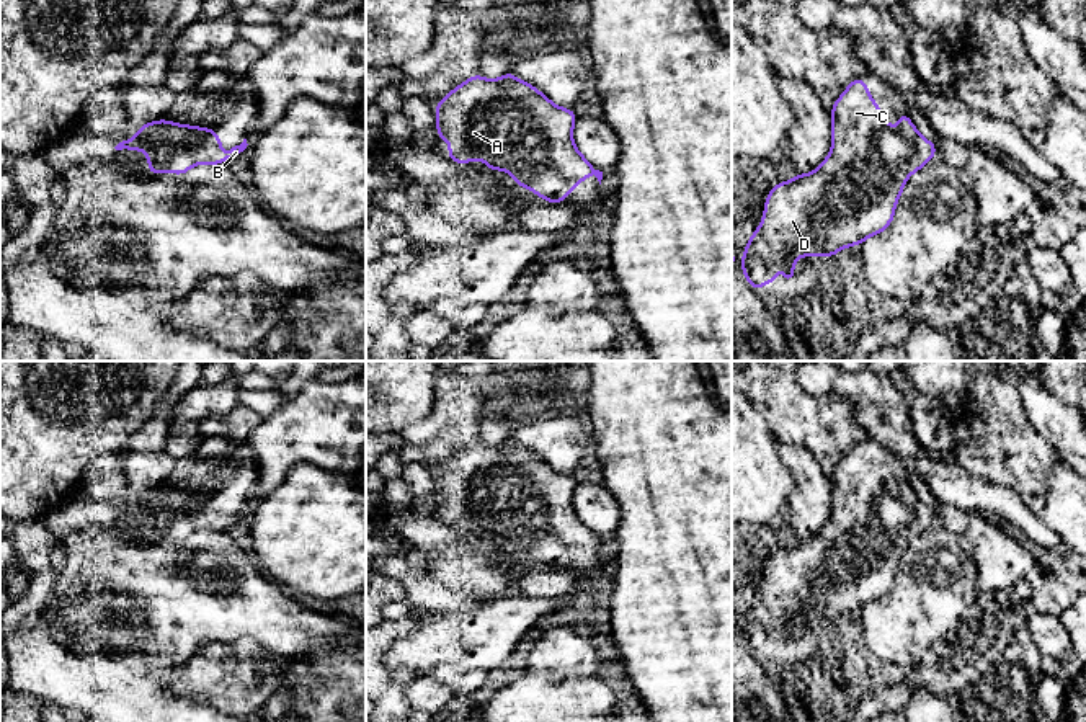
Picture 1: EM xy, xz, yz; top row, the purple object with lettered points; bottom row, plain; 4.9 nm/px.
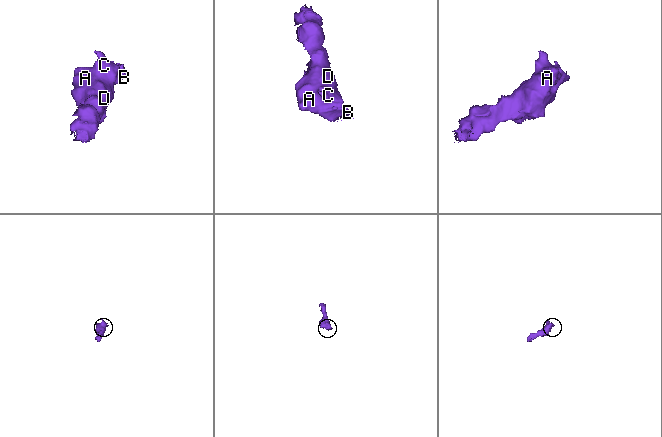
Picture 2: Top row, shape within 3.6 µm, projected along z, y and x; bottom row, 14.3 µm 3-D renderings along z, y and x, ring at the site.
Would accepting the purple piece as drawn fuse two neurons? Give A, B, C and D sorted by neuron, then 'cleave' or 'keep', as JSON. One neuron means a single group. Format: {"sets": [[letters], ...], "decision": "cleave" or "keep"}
{"sets": [["A", "B", "C", "D"]], "decision": "keep"}

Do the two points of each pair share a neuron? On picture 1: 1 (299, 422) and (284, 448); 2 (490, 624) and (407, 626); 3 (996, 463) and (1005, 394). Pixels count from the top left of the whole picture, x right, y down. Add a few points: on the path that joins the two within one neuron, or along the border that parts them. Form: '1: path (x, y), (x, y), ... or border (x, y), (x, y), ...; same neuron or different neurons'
1: path (298, 428), (284, 441); same neuron
2: border (431, 615), (425, 616), (386, 650); different neurons
3: path (996, 446), (996, 410); same neuron

